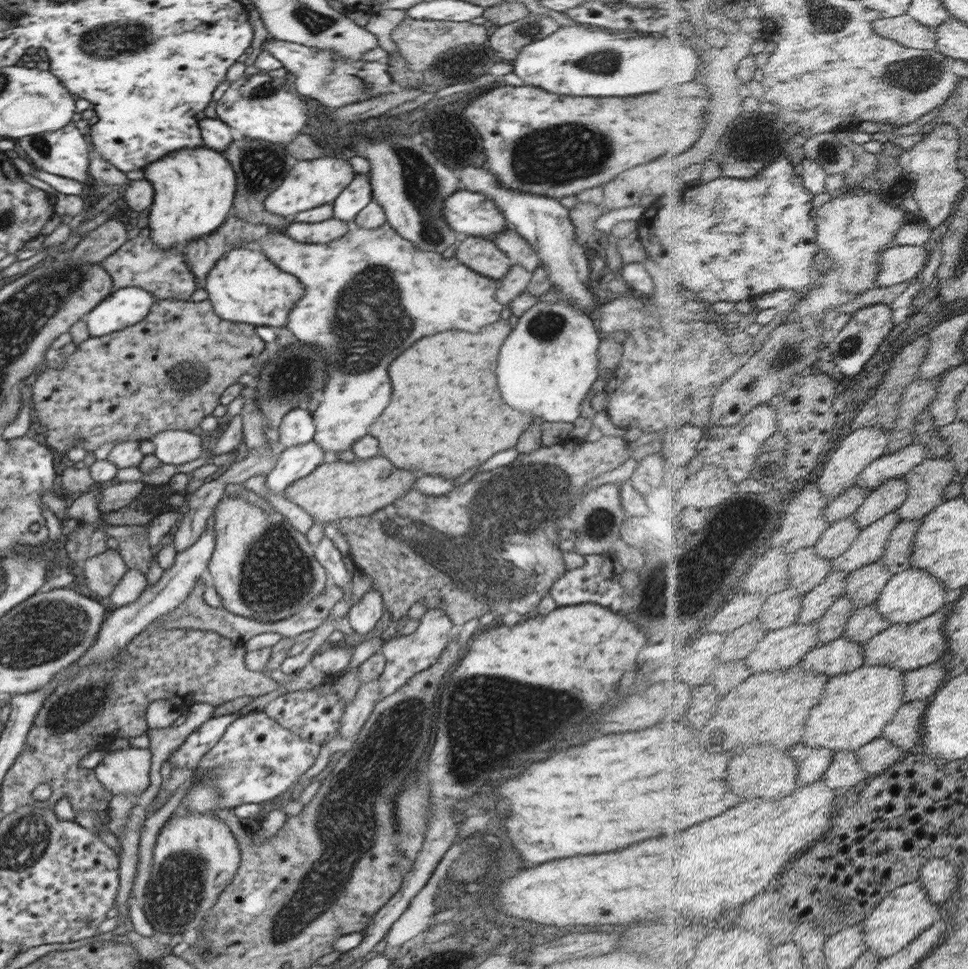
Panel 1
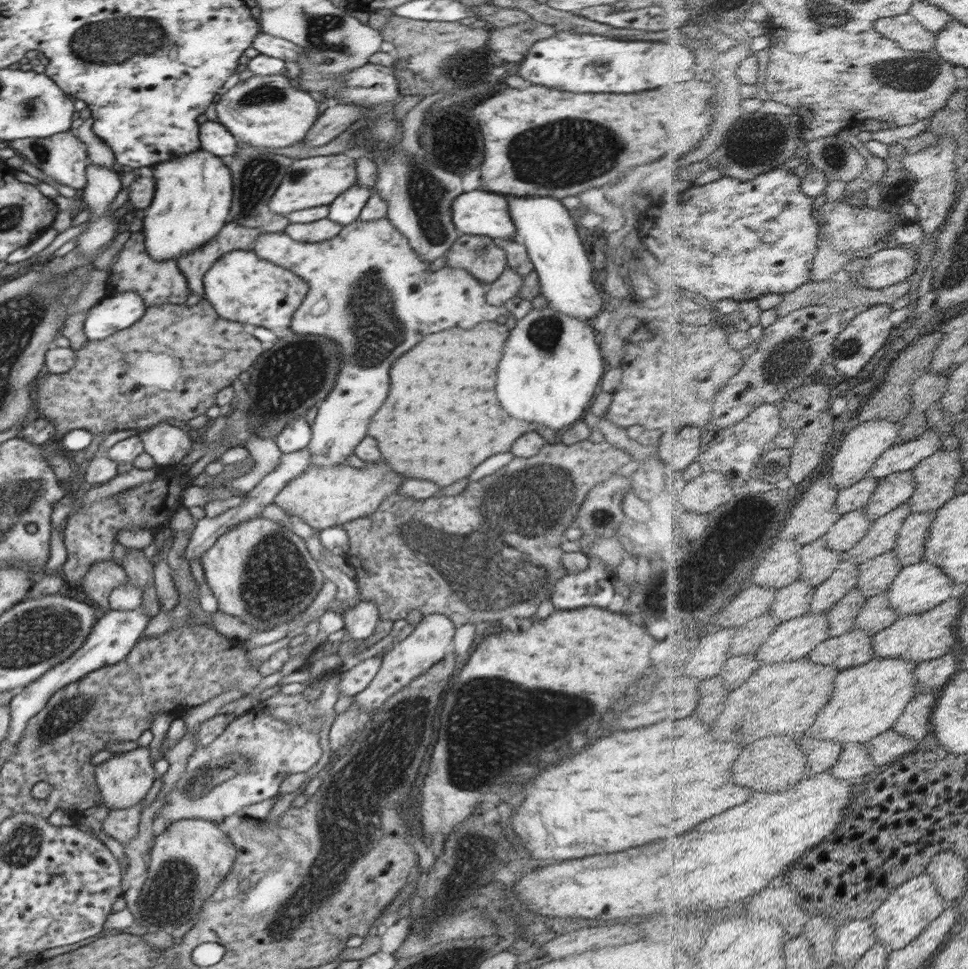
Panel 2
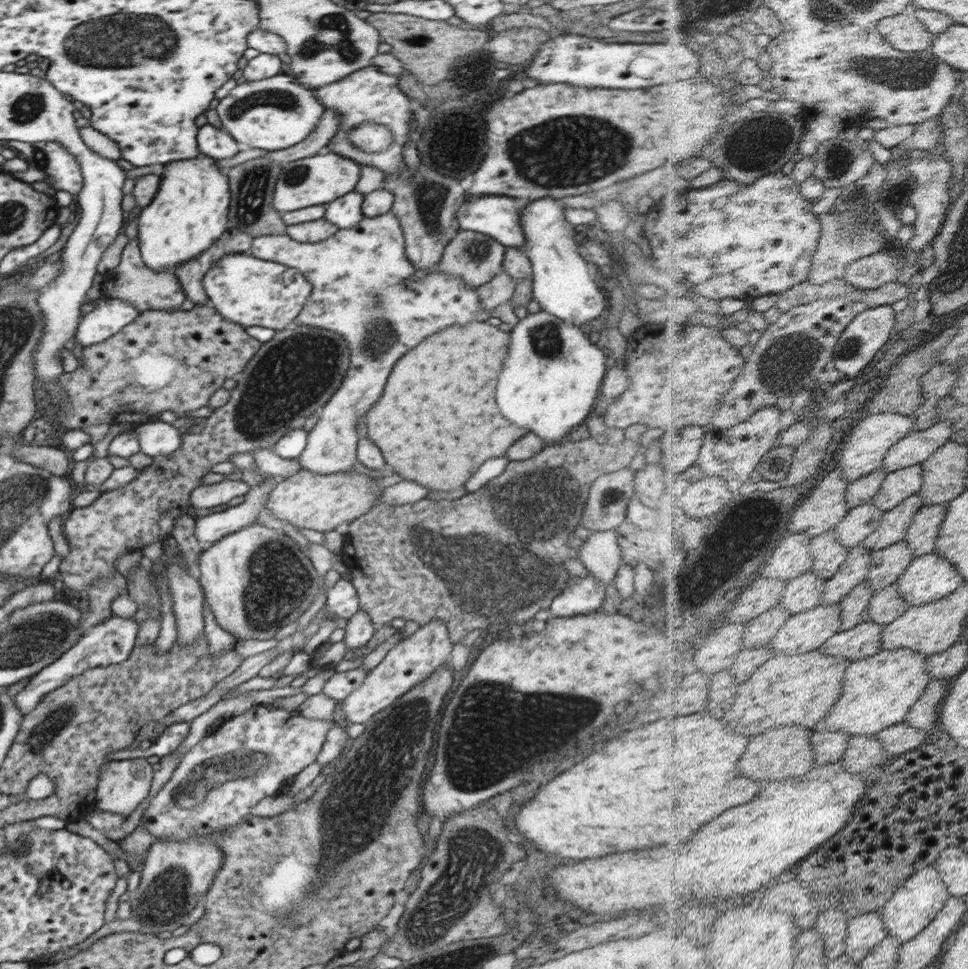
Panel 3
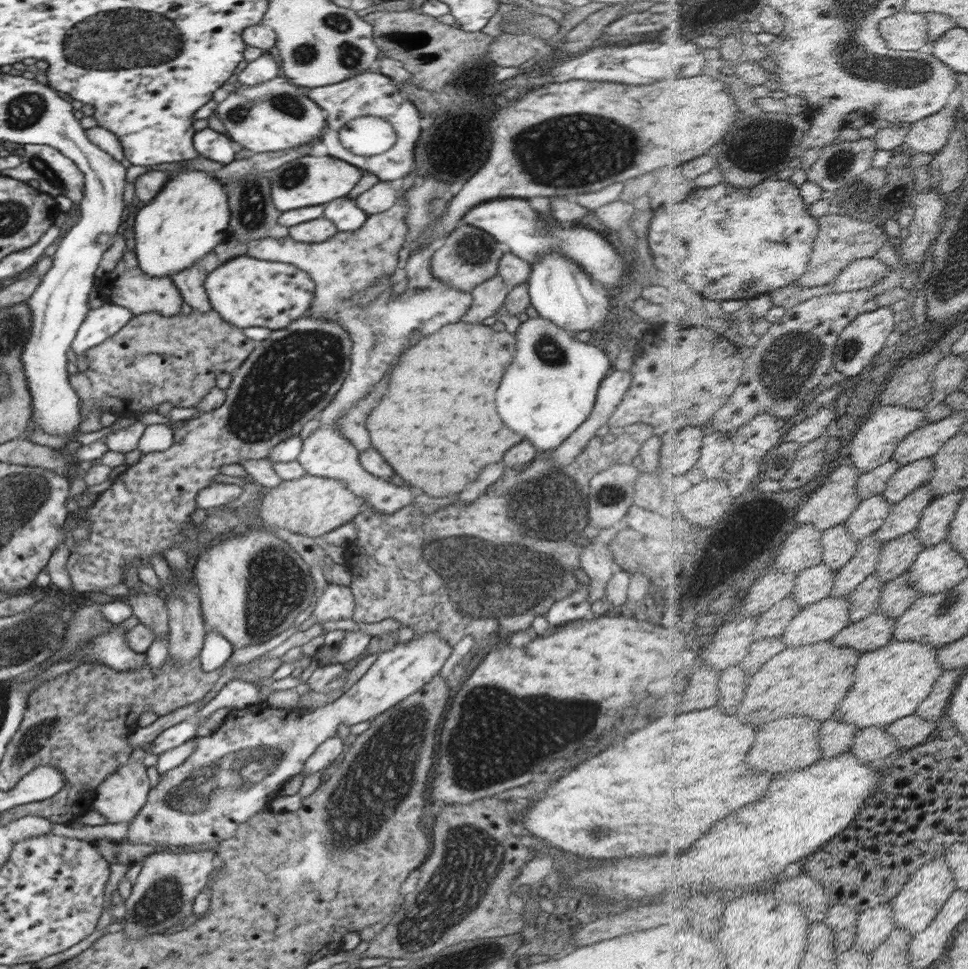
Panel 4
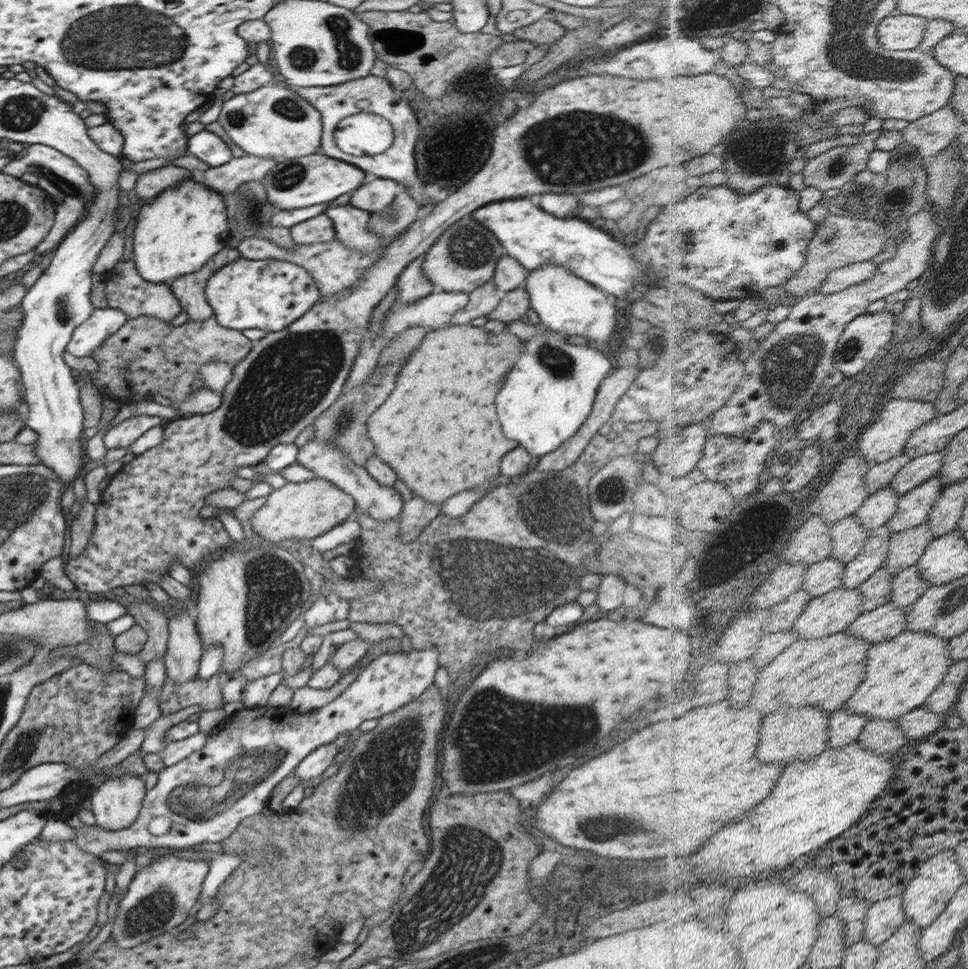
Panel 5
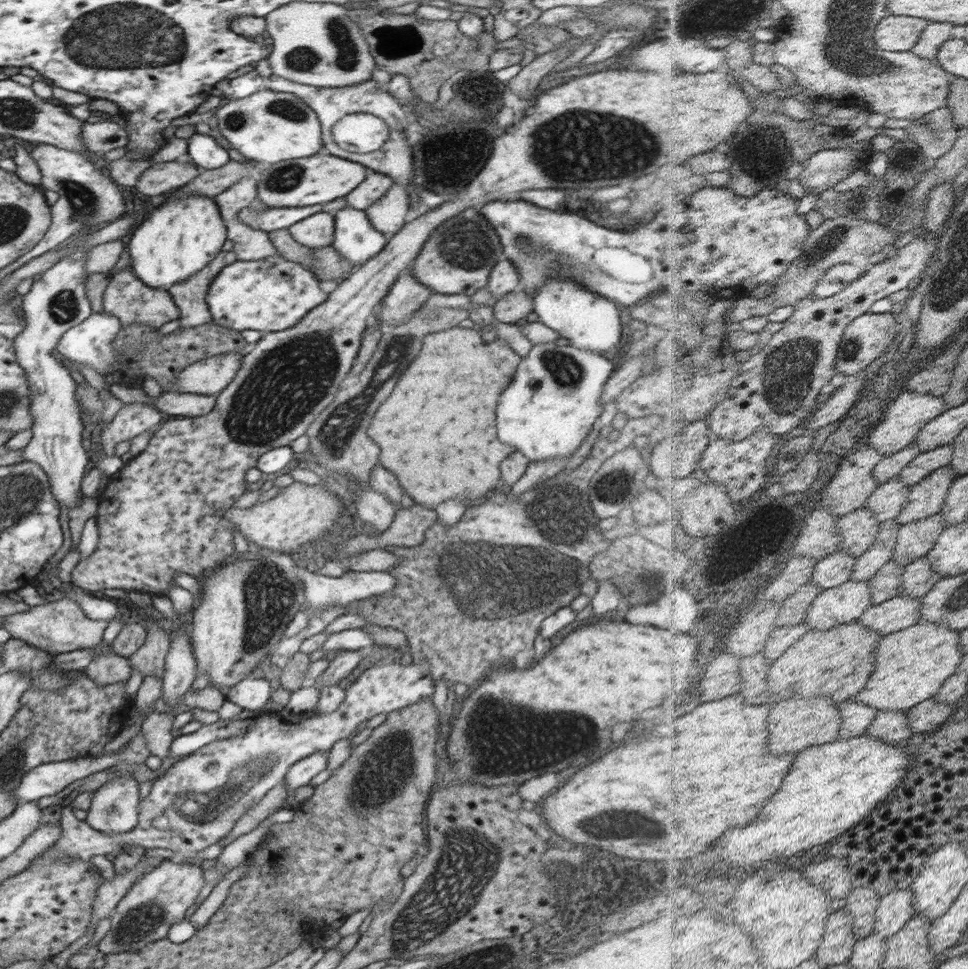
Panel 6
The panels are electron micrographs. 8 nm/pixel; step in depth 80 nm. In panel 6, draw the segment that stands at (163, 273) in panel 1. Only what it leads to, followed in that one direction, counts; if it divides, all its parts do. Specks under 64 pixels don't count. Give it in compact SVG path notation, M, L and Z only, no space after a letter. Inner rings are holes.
M126 267L116 274L111 274L109 284L104 291L103 300L103 311L117 316L122 327L134 323L146 323L159 329L166 322L176 320L180 316L179 308L168 291L148 287L135 275L130 267Z

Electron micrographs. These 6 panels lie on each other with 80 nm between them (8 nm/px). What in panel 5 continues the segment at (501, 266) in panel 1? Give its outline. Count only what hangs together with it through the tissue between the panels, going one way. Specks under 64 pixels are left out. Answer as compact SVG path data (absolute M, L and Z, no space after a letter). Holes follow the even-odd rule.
M468 214L437 238L424 254L423 268L425 275L442 290L470 294L493 278L498 259L504 255L506 249L499 243L496 235ZM436 264L440 264L440 268L436 268Z

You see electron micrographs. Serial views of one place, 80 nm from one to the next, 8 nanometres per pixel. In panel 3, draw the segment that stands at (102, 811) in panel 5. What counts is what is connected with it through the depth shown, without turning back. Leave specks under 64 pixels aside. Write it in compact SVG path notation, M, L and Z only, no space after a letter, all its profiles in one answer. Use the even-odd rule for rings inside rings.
M128 758L104 763L99 770L99 783L93 808L112 812L118 816L130 816L149 795L155 770L146 758Z

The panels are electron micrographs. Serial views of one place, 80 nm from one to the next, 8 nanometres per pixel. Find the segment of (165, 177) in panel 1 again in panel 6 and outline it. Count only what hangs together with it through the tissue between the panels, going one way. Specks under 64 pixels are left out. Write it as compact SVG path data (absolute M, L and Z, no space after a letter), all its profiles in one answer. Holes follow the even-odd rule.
M200 194L168 197L166 202L161 204L162 208L153 208L143 222L134 228L129 243L131 268L144 284L167 291L176 283L202 270L222 250L222 245L228 240L227 228L221 217L221 210L218 210L219 206L214 200L215 197L200 196Z

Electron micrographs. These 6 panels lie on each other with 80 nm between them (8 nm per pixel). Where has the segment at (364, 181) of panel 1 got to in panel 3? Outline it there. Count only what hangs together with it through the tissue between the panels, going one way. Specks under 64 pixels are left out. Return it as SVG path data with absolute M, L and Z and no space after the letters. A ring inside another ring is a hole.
M348 192L342 198L334 200L328 204L326 210L326 220L332 222L339 229L355 227L363 218L361 206L363 205L365 194L361 192Z

